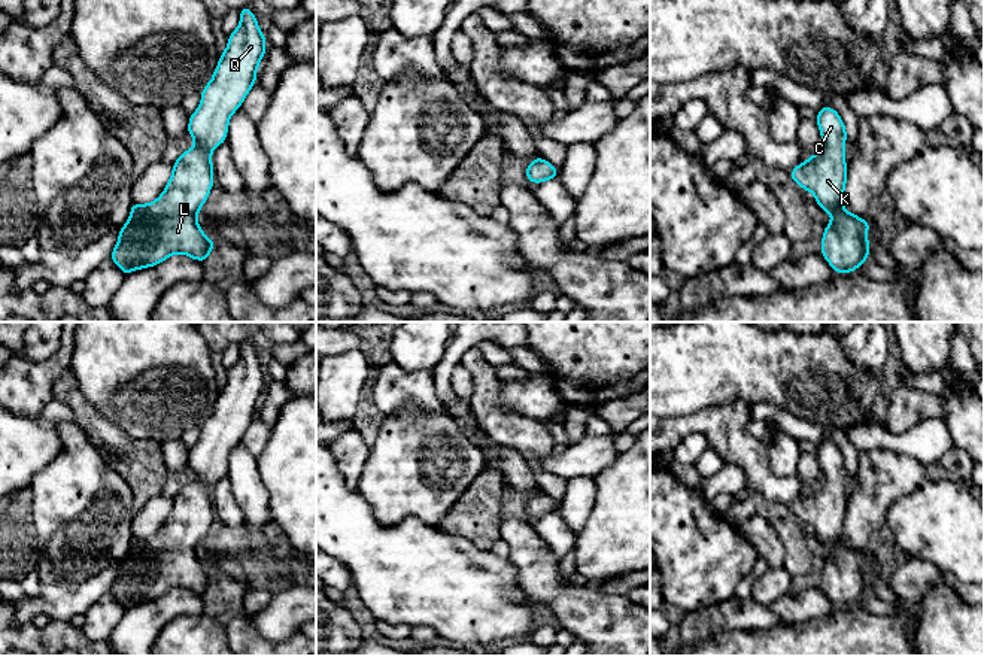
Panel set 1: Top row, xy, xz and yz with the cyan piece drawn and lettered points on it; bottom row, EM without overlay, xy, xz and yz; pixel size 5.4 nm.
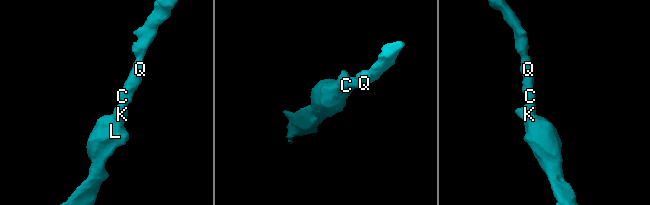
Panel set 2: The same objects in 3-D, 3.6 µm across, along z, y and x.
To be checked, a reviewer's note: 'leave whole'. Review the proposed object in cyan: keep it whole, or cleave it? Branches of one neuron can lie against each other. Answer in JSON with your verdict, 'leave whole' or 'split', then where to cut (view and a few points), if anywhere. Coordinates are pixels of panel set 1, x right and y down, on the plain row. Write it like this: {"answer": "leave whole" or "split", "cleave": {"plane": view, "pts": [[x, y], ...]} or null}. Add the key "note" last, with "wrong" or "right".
{"answer": "leave whole", "cleave": null, "note": "right"}

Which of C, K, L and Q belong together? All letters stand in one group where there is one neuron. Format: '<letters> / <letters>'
C K L Q

